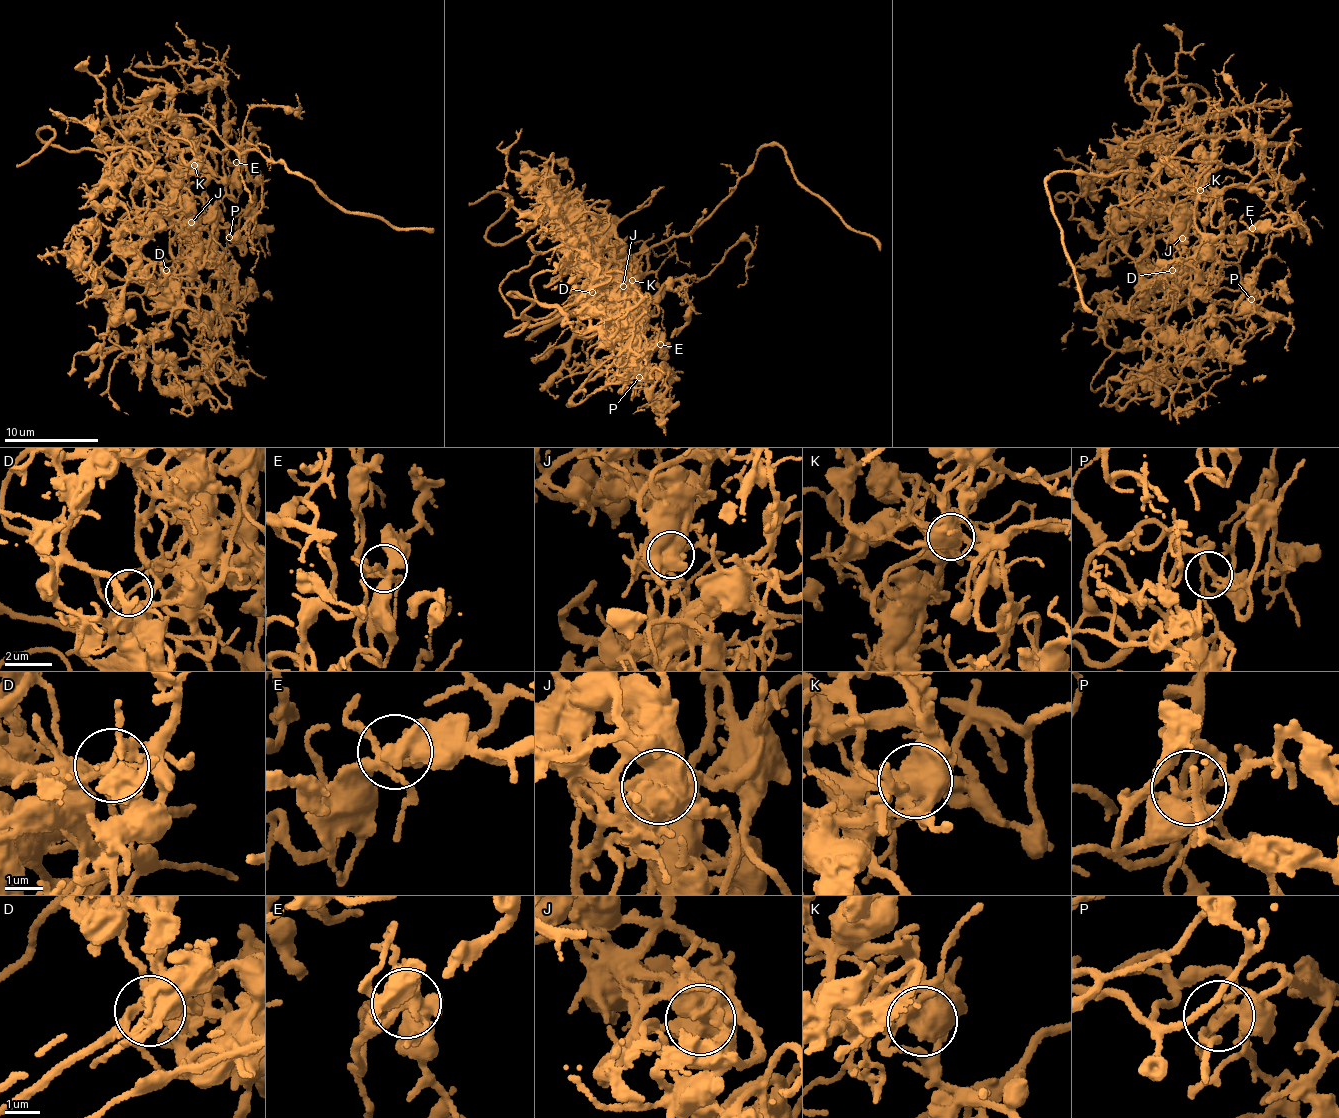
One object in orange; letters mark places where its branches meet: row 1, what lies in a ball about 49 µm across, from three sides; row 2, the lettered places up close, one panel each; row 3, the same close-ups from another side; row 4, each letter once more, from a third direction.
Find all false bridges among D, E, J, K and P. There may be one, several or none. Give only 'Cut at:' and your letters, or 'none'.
Cut at: D, J, K

